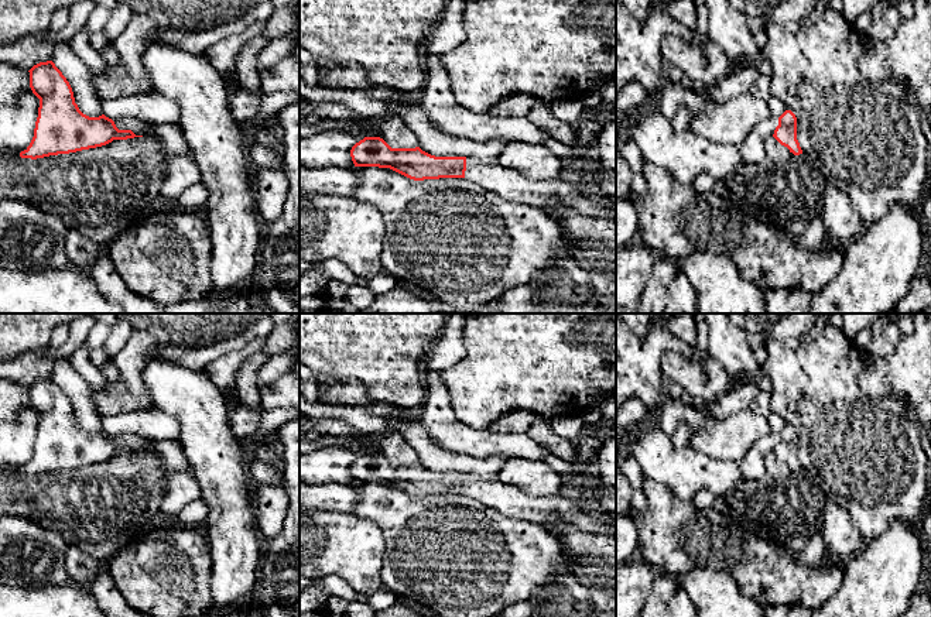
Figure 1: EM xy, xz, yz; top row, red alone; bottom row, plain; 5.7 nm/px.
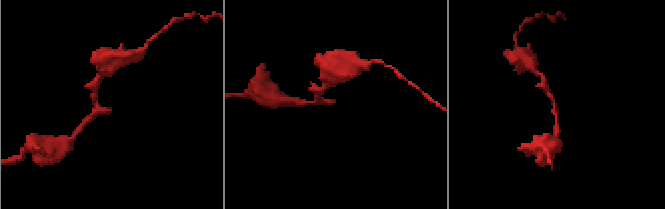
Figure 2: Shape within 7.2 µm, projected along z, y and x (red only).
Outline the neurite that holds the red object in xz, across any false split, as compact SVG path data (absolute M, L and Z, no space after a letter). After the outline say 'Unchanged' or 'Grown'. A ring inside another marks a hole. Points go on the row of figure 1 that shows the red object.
M364 137L350 150L355 167L390 168L410 179L463 178L504 200L542 208L559 202L585 216L603 217L616 223L616 206L588 192L578 192L561 178L535 181L520 172L487 165L470 157L435 157L420 147L391 148L380 137Z. Grown

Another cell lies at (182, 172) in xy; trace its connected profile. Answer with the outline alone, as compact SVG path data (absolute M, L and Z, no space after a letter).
M192 155L170 158L165 172L161 195L175 200L184 191L201 181L199 167Z

